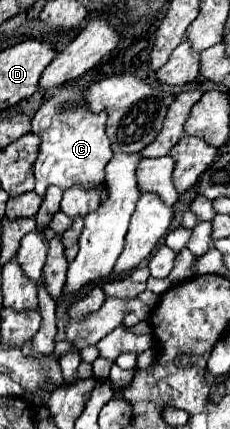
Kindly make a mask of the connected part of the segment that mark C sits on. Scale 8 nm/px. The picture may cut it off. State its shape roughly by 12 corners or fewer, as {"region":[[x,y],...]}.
{"region":[[76,82],[32,118],[44,196],[56,184],[102,184],[108,114],[94,114]]}

